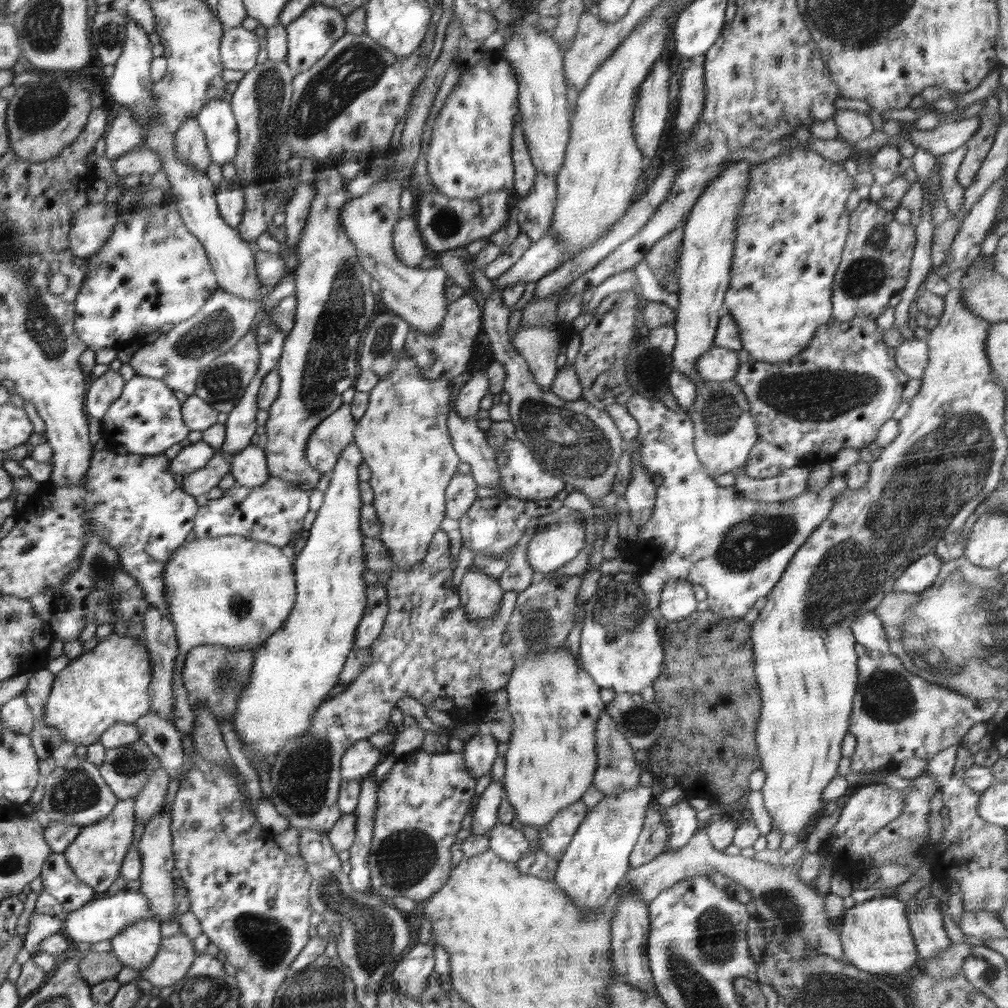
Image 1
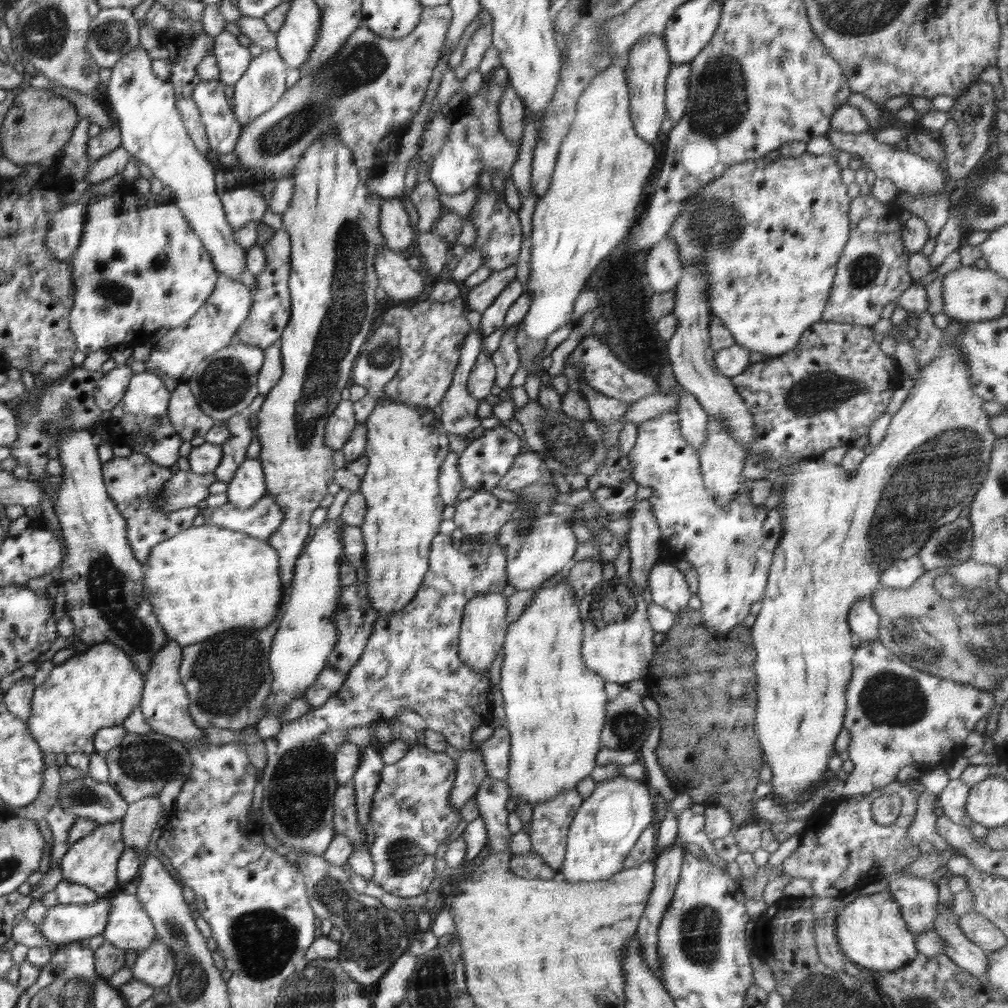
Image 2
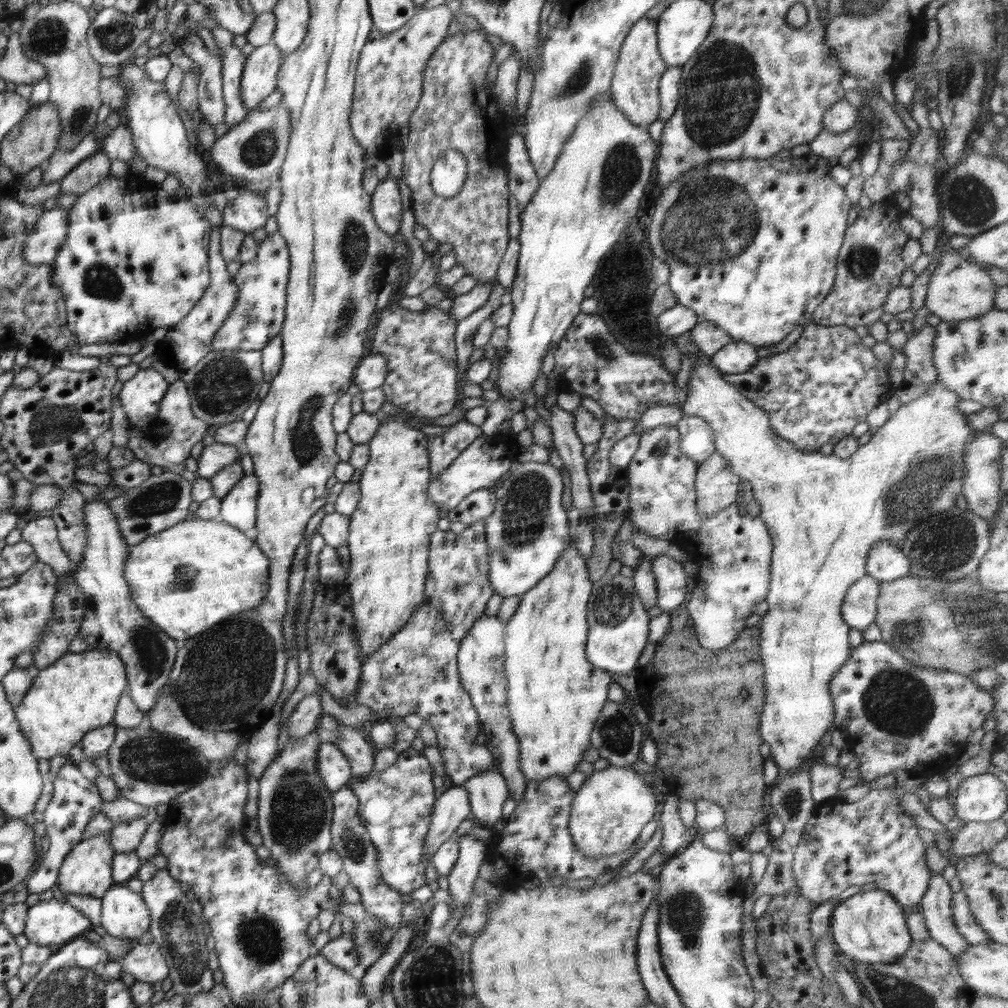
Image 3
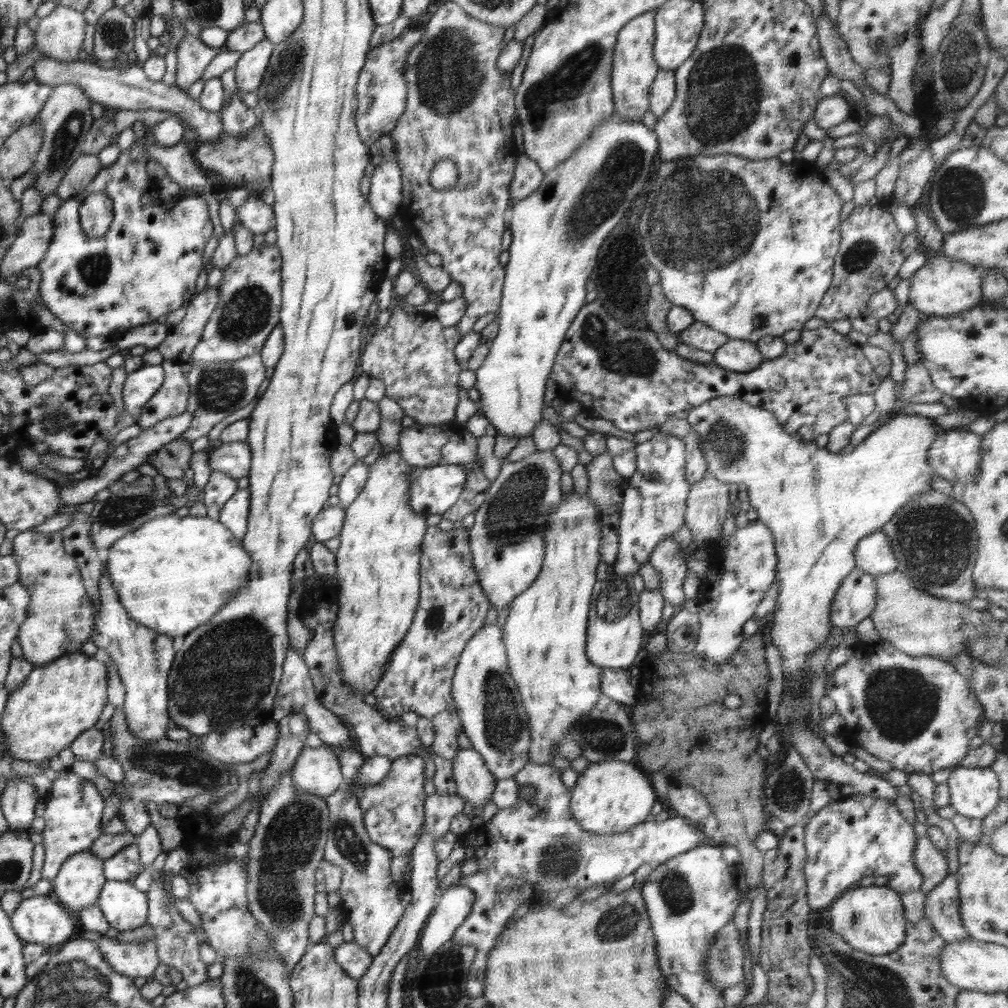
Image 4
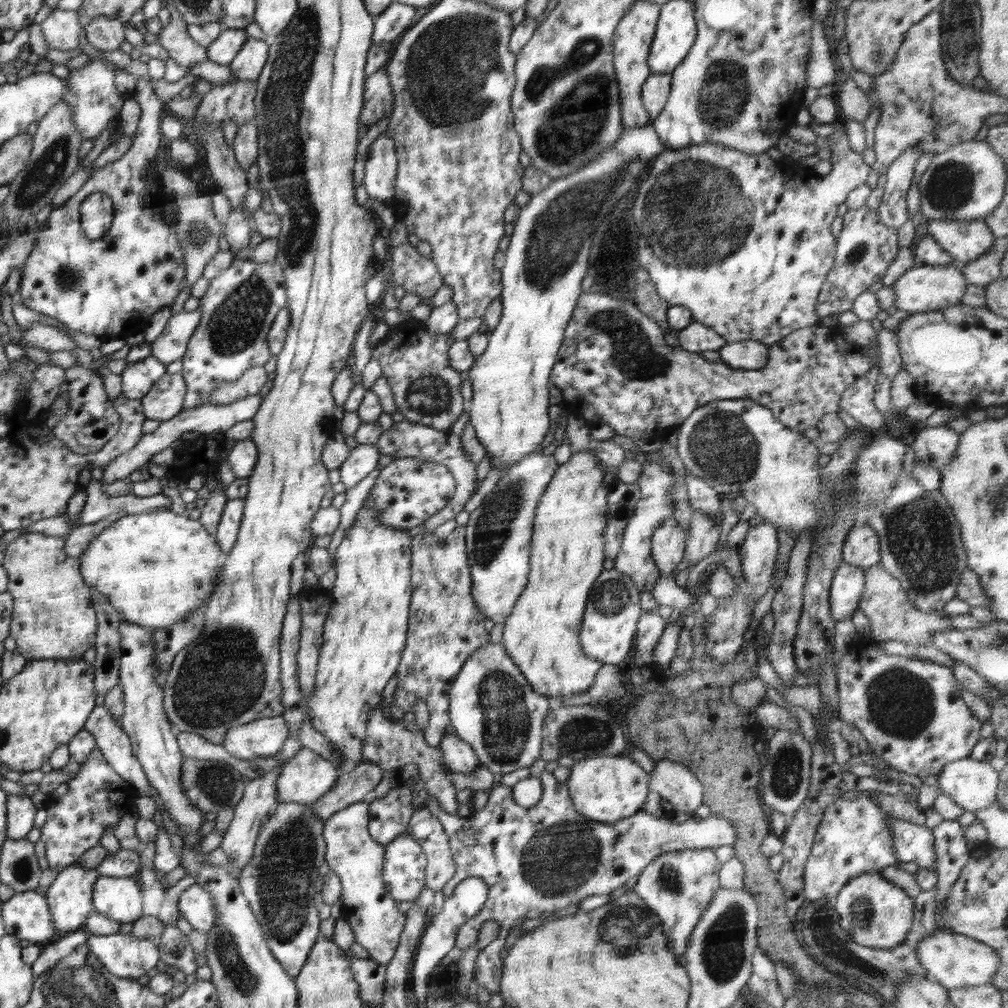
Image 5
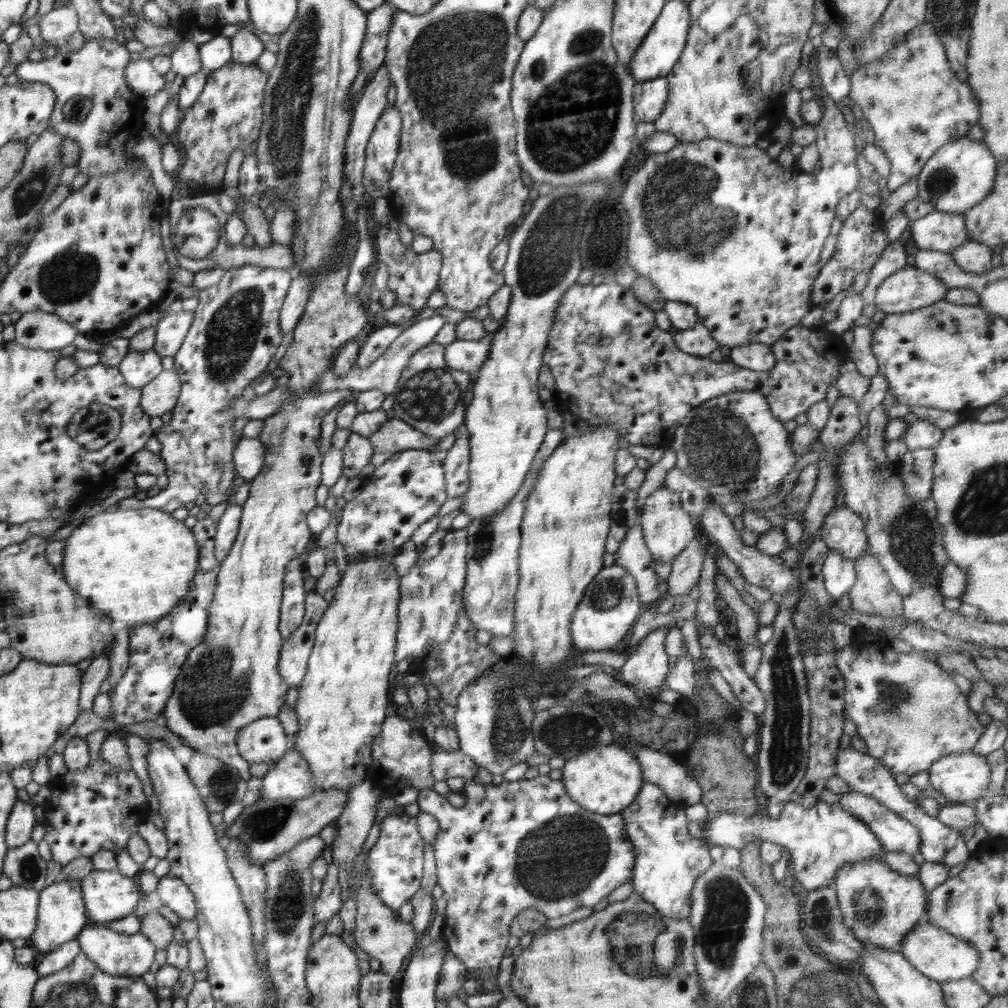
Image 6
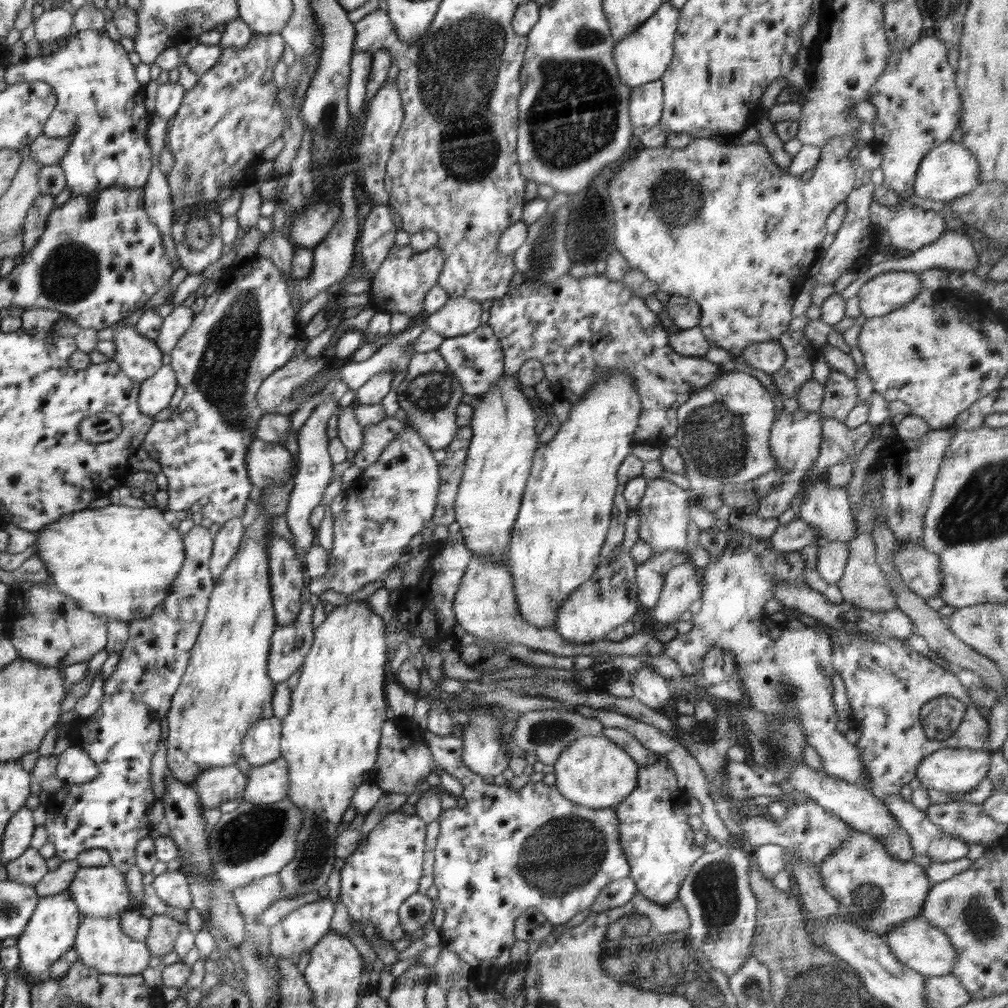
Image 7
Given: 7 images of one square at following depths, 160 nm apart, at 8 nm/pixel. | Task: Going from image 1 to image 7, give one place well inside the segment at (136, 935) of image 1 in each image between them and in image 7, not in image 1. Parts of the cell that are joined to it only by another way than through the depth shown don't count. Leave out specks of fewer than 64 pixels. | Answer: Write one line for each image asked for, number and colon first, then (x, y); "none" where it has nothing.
2: (130, 927)
3: (124, 914)
4: (125, 907)
5: (119, 898)
6: (108, 895)
7: (100, 891)

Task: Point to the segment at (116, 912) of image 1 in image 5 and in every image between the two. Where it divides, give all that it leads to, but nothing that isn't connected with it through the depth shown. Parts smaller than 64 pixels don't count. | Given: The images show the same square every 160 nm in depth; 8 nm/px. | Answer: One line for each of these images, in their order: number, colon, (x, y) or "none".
2: (63, 923)
3: (48, 922)
4: (37, 919)
5: (26, 915)

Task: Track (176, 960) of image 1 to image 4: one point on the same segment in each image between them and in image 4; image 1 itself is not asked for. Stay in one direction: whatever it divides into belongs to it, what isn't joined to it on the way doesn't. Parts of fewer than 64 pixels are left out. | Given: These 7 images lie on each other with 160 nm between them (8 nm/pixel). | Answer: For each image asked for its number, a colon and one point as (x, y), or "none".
2: (155, 965)
3: (146, 962)
4: (136, 959)

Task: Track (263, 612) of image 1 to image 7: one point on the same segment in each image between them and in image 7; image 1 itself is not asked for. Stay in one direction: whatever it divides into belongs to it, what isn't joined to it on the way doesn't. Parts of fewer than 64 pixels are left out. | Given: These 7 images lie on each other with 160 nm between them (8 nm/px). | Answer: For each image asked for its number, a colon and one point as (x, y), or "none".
2: (205, 580)
3: (187, 578)
4: (173, 573)
5: (156, 567)
6: (136, 565)
7: (119, 561)

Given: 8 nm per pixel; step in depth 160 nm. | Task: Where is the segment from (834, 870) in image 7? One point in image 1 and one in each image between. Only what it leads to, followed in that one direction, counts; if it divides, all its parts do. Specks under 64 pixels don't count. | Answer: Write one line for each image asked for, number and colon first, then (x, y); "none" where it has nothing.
1: (875, 935)
2: (870, 931)
3: (871, 926)
4: (871, 919)
5: (874, 912)
6: (881, 906)

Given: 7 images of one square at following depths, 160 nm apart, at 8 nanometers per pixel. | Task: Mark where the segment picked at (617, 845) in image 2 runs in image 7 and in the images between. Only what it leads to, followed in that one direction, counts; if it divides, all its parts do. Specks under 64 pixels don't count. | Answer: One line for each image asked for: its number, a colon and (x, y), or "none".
3: (610, 809)
4: (610, 797)
5: (605, 788)
6: (605, 780)
7: (594, 772)

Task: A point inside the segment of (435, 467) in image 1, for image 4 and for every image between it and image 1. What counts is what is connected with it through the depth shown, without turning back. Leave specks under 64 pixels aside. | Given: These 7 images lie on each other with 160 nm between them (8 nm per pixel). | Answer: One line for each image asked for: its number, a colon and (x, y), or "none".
2: (405, 447)
3: (389, 534)
4: (377, 564)

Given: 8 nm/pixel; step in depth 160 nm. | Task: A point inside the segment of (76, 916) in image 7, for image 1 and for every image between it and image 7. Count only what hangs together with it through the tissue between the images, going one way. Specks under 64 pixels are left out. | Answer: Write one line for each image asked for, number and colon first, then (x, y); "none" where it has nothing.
1: (95, 856)
2: (92, 861)
3: (87, 870)
4: (78, 885)
5: (70, 896)
6: (63, 916)

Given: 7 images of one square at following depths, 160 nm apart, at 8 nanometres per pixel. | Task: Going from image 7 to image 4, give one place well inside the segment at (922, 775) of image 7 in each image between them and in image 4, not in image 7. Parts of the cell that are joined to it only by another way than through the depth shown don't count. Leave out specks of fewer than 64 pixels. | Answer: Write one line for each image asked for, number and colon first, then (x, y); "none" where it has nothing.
4: (973, 792)
5: (973, 784)
6: (962, 778)

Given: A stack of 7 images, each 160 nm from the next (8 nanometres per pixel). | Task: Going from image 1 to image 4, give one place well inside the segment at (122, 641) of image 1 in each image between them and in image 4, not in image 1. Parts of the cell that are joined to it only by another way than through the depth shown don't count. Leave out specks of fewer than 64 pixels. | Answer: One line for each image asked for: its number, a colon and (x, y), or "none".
2: (96, 689)
3: (79, 693)
4: (60, 700)

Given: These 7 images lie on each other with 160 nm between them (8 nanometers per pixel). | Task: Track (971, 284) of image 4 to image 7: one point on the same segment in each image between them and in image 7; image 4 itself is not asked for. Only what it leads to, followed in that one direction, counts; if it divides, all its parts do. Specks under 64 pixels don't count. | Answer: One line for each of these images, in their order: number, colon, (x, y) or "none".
5: (926, 288)
6: (911, 288)
7: (884, 293)

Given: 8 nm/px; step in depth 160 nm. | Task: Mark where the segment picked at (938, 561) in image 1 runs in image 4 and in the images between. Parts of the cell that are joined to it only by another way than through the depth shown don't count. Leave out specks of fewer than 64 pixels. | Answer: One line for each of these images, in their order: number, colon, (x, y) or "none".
2: (901, 573)
3: (885, 562)
4: (873, 553)

